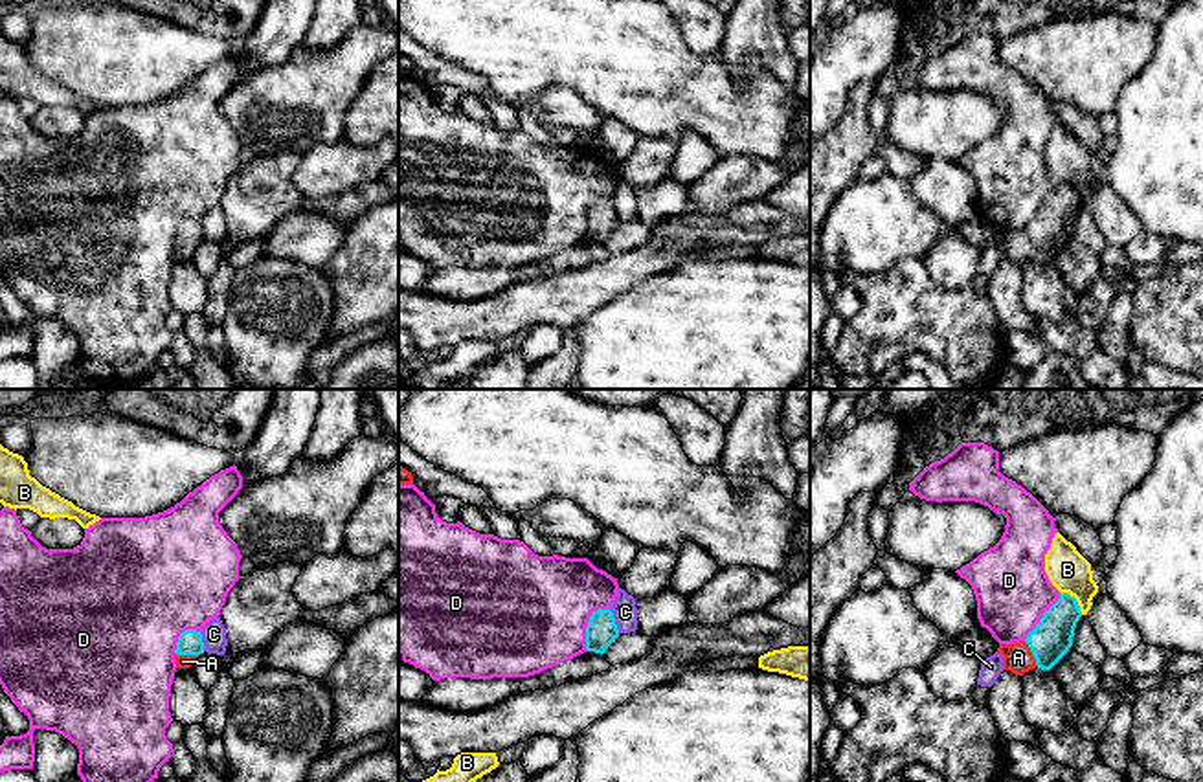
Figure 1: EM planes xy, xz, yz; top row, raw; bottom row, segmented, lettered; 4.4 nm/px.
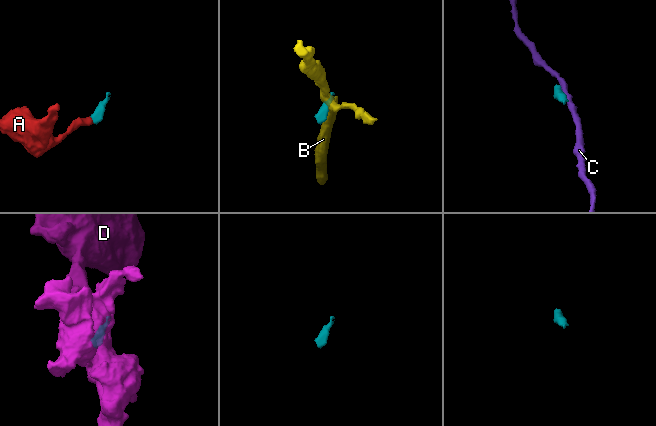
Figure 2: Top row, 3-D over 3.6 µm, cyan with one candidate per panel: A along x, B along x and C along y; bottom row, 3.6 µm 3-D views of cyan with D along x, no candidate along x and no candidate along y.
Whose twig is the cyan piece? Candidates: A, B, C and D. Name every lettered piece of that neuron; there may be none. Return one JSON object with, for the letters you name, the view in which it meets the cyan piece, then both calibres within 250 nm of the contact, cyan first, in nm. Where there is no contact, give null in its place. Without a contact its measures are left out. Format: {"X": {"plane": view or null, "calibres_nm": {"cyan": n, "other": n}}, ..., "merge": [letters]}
{"A": {"plane": "yz", "calibres_nm": {"cyan": 180, "other": 130}}, "merge": ["A"]}

